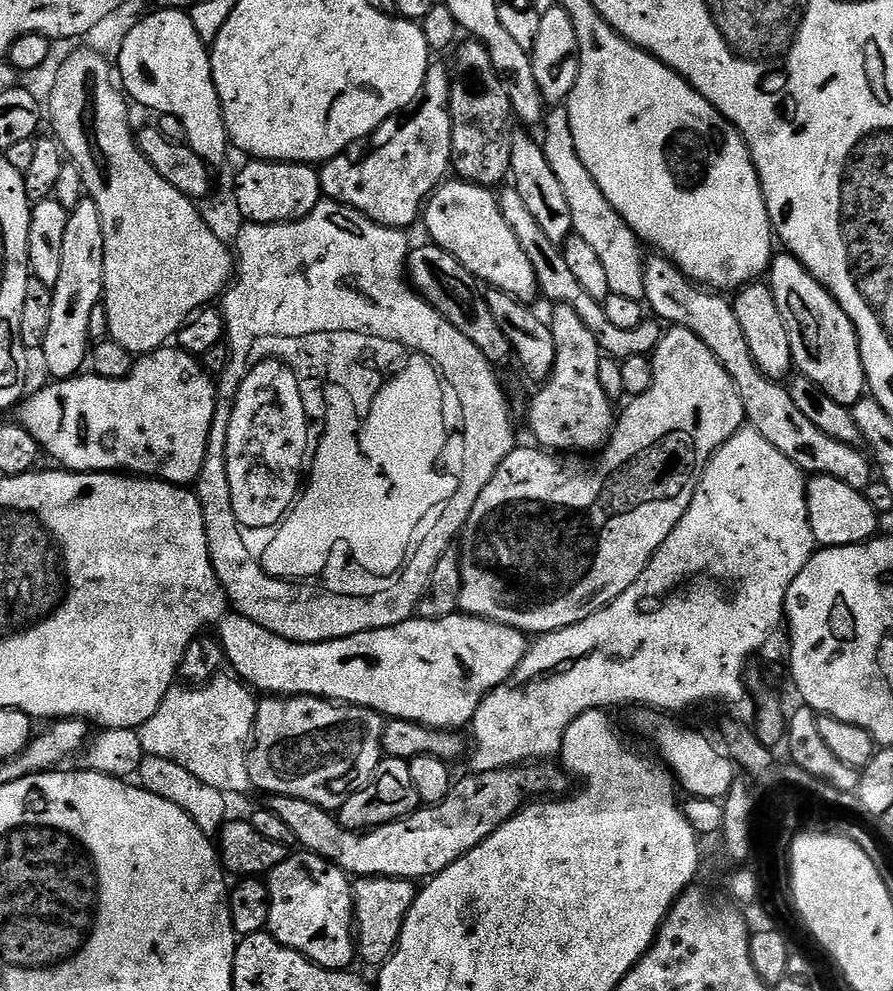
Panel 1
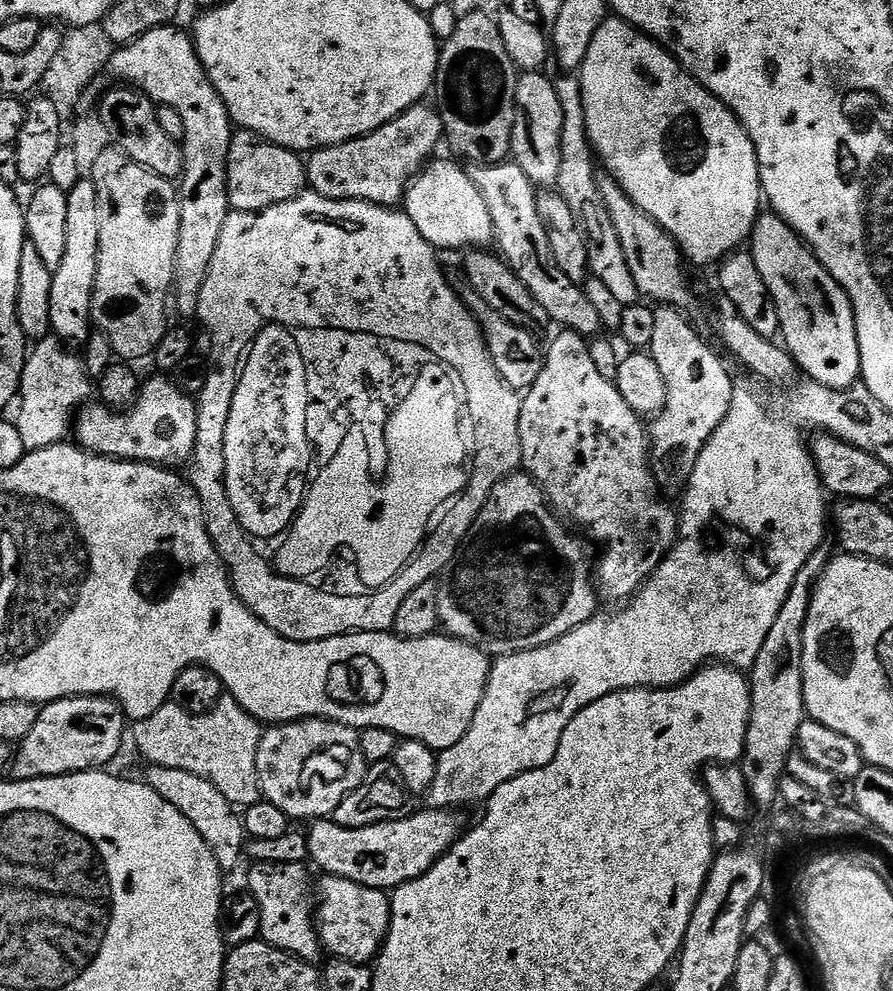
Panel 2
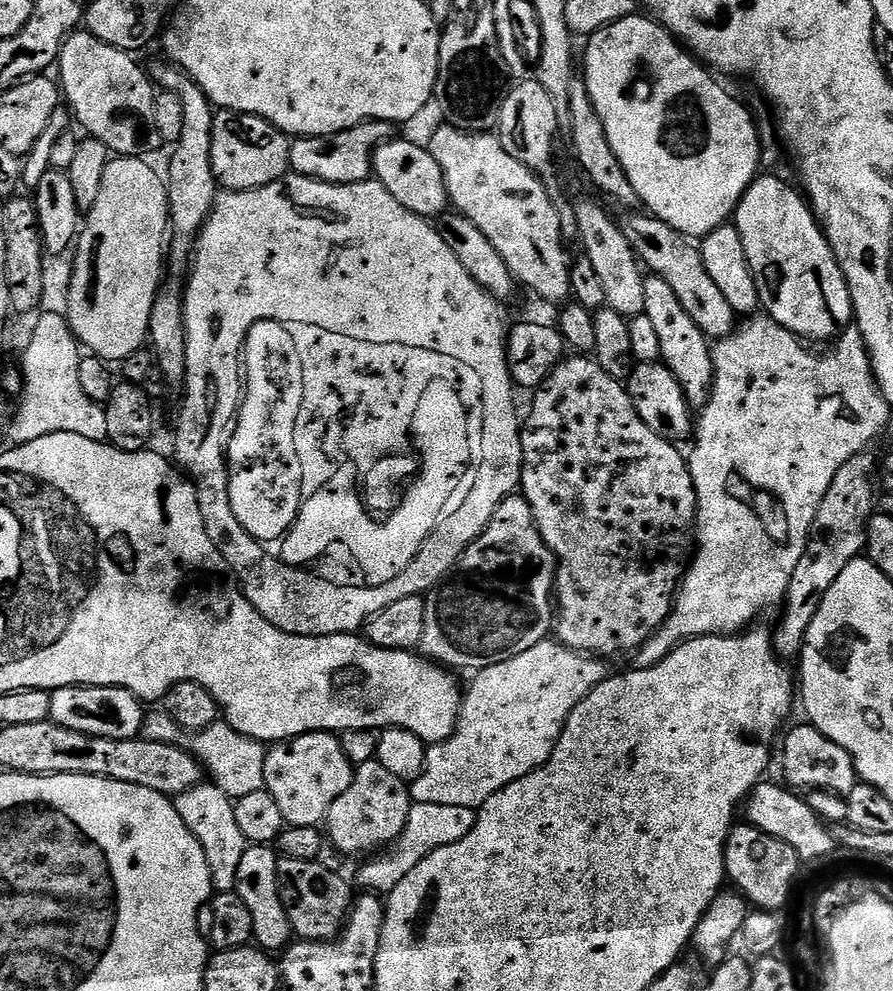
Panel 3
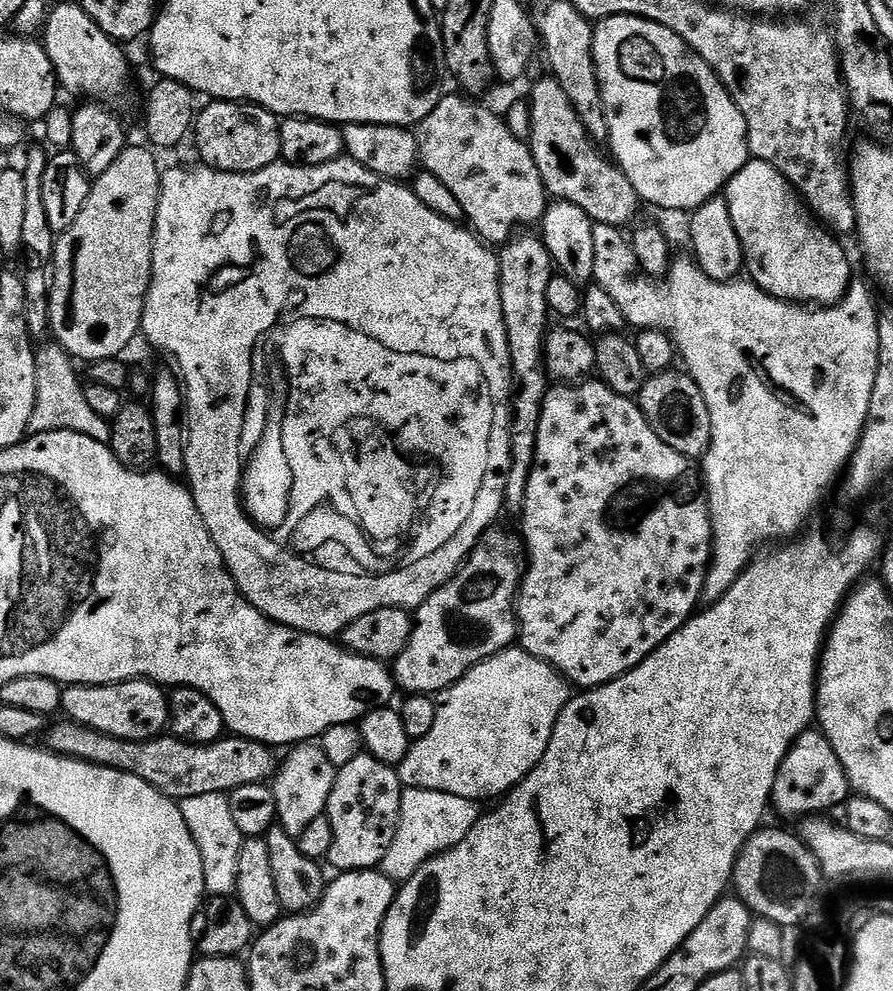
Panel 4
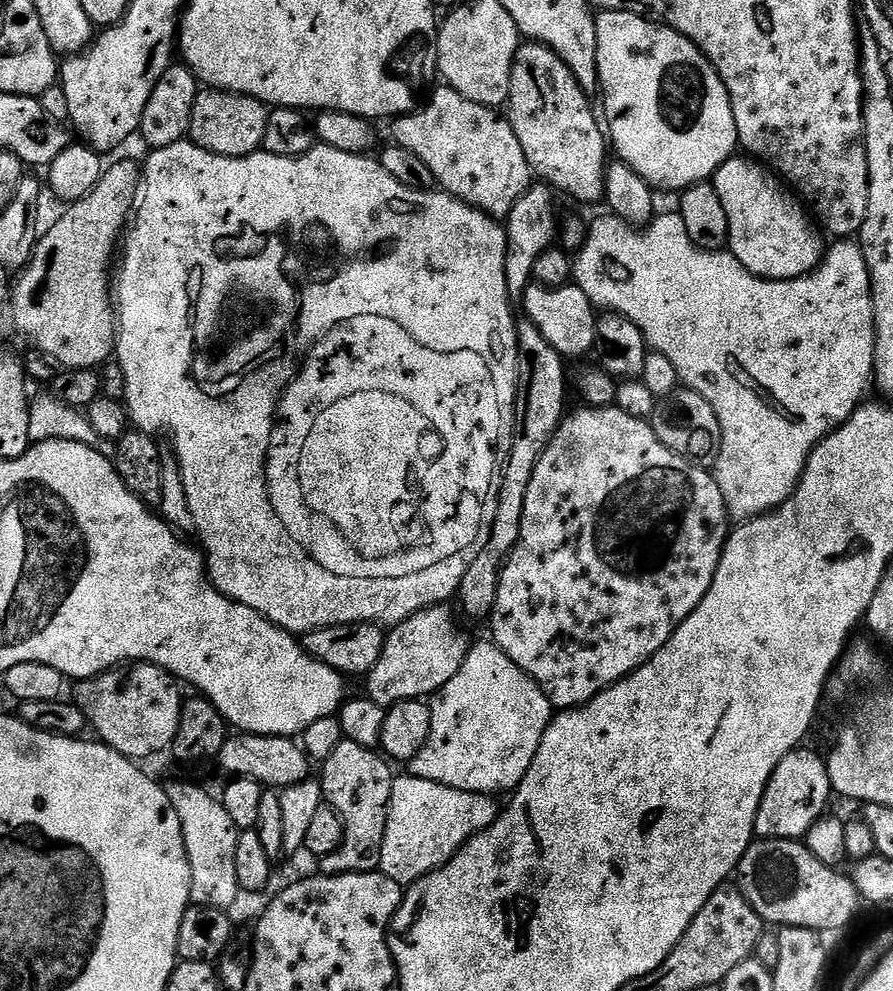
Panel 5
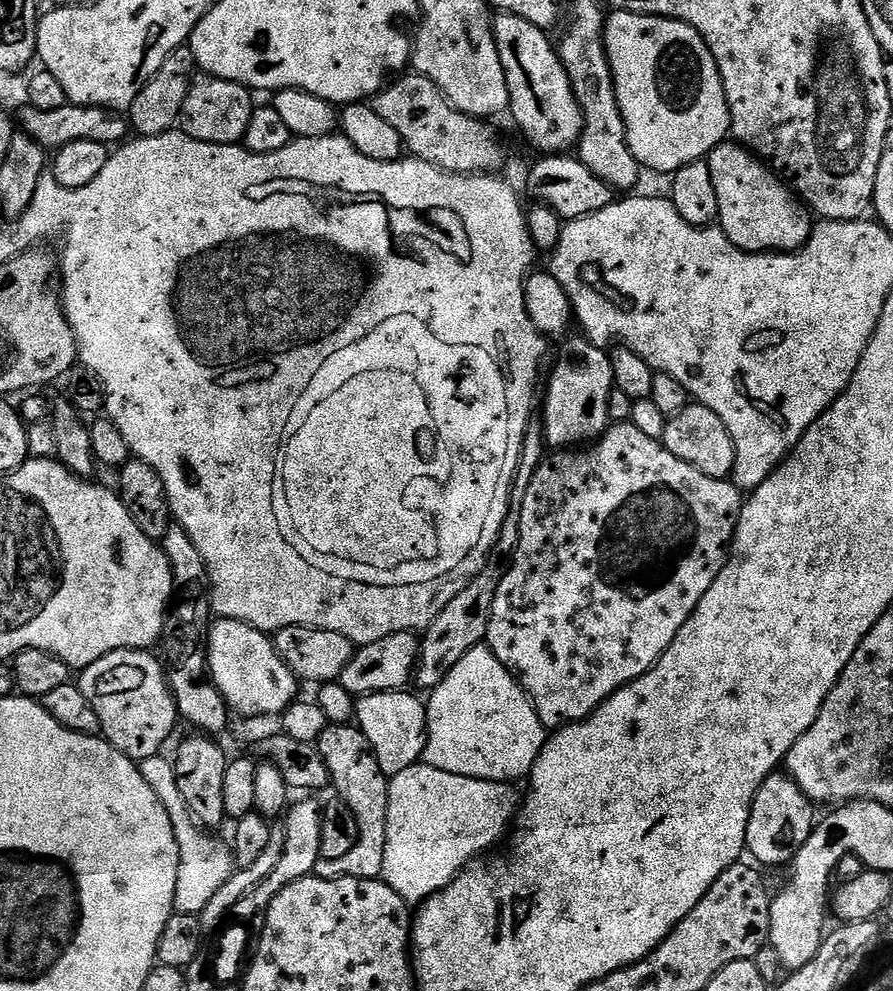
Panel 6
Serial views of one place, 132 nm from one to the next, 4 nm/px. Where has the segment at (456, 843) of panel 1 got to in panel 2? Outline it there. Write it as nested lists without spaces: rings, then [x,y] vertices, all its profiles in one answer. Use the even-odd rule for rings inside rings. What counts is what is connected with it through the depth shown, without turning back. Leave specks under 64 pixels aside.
[[[430,807],[423,811],[412,810],[401,820],[361,828],[338,826],[331,818],[311,821],[309,828],[312,829],[306,832],[308,860],[316,863],[321,873],[346,878],[362,886],[395,890],[426,874],[426,870],[442,859],[466,831],[463,811]]]

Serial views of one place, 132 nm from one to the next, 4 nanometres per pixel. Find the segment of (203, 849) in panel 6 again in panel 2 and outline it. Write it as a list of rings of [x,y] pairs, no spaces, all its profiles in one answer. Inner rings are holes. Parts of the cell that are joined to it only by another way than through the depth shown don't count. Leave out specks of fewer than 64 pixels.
[[[151,765],[147,769],[146,782],[158,794],[158,798],[166,798],[174,810],[182,810],[182,814],[202,834],[206,846],[214,854],[221,873],[232,872],[246,856],[246,833],[244,822],[238,808],[226,800],[225,795],[213,783],[192,774],[187,770],[171,769],[167,766]]]

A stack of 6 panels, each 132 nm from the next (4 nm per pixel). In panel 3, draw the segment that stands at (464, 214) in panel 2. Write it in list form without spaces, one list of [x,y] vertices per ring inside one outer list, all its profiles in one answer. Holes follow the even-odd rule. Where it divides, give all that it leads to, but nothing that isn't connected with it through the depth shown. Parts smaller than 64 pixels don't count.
[[[389,138],[372,152],[372,170],[379,180],[406,210],[425,218],[439,218],[449,211],[450,201],[444,185],[442,166],[434,162],[434,154],[423,143],[415,144],[412,140]]]

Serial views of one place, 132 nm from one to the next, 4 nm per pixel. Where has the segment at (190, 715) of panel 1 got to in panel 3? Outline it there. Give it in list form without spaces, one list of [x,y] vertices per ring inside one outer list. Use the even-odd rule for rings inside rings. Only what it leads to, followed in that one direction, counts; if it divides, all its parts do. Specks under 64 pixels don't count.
[[[157,710],[152,713],[151,711],[145,717],[141,737],[152,742],[166,742],[187,747],[195,759],[203,765],[211,783],[216,784],[224,794],[233,800],[265,789],[265,758],[267,756],[265,745],[259,740],[250,739],[249,736],[234,730],[227,721],[216,721],[210,727],[205,728],[202,733],[195,733],[190,737],[189,733],[180,728],[173,719],[170,719],[166,712]]]

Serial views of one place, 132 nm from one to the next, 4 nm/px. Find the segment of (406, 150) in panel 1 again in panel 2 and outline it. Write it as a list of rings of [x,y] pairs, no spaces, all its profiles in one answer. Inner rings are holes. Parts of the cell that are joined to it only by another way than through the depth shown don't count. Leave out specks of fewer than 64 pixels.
[[[421,102],[412,108],[407,108],[403,114],[395,116],[389,124],[384,124],[365,136],[356,136],[344,144],[317,148],[306,160],[307,187],[319,196],[331,200],[365,200],[371,204],[399,205],[403,201],[404,191],[408,188],[408,181],[417,170],[424,167],[429,157],[435,153],[432,151],[442,144],[444,123],[440,121],[439,111],[432,106],[427,108],[426,105],[427,103]]]

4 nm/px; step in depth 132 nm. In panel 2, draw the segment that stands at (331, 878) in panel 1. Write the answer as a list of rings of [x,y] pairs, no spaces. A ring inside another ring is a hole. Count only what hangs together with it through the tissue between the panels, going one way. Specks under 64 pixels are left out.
[[[257,864],[248,872],[247,891],[262,910],[259,939],[300,960],[316,962],[322,956],[320,936],[314,919],[314,896],[308,893],[308,872],[304,864]]]

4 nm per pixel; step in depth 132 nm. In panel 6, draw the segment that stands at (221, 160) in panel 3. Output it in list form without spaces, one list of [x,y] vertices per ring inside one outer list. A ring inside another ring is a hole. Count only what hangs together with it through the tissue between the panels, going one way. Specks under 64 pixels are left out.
[[[197,74],[192,78],[192,85],[186,94],[186,102],[182,102],[180,111],[179,127],[189,136],[198,142],[210,142],[211,144],[240,144],[246,134],[246,126],[250,126],[253,93],[249,89],[235,84],[229,80],[220,80],[217,76]]]

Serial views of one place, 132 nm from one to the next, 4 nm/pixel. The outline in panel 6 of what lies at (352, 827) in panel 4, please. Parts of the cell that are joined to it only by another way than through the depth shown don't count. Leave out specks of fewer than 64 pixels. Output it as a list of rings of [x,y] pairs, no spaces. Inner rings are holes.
[[[329,724],[326,730],[322,730],[318,747],[322,758],[328,767],[328,779],[331,787],[336,787],[335,795],[346,806],[350,806],[350,811],[354,813],[354,818],[358,821],[358,846],[353,846],[343,858],[333,860],[319,860],[316,864],[315,875],[323,880],[337,880],[345,876],[346,878],[358,878],[359,880],[378,880],[383,877],[384,863],[386,862],[386,822],[388,821],[388,781],[389,777],[380,771],[378,758],[373,752],[370,742],[366,739],[359,727],[347,724]]]

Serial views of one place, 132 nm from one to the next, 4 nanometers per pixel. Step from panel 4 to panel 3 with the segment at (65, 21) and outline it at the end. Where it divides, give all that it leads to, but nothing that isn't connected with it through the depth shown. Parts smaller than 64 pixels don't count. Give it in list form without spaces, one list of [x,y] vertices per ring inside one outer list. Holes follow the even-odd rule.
[[[77,30],[68,37],[62,46],[58,69],[58,83],[63,99],[66,101],[75,123],[85,128],[91,139],[102,142],[109,153],[120,158],[144,158],[147,152],[156,152],[162,148],[162,141],[158,134],[158,125],[154,123],[154,102],[157,89],[150,79],[149,73],[144,72],[135,64],[129,53],[118,50],[98,38],[94,38],[86,30]]]

